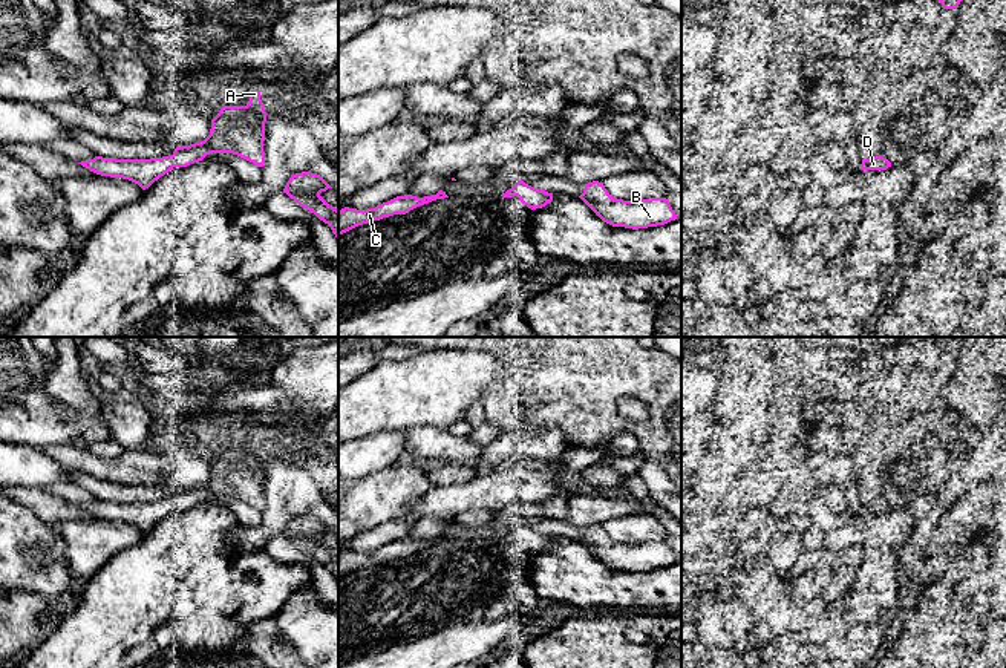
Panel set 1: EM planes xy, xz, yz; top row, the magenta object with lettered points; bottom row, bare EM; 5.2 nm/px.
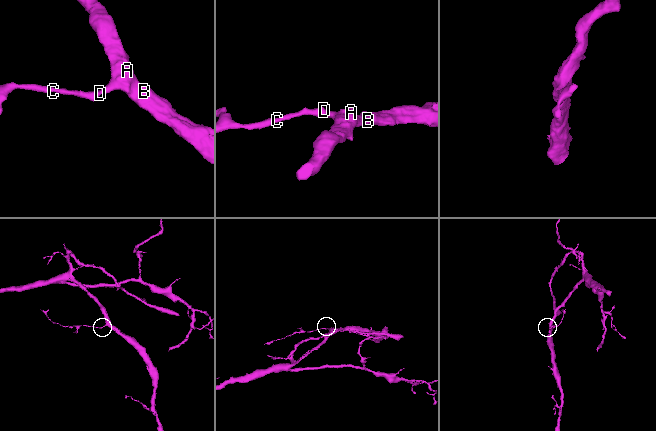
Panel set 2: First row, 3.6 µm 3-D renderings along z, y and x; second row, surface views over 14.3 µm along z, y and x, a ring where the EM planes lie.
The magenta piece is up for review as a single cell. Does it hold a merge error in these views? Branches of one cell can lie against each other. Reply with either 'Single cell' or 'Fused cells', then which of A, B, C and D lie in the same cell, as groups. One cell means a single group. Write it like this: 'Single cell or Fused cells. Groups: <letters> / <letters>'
Single cell. Groups: A B C D

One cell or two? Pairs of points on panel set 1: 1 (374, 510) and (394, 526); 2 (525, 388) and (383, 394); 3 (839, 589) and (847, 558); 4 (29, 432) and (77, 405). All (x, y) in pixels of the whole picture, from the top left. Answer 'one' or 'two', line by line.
1: two
2: two
3: one
4: two

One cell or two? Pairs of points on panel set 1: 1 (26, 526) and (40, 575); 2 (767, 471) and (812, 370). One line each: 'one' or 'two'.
1: one
2: one

